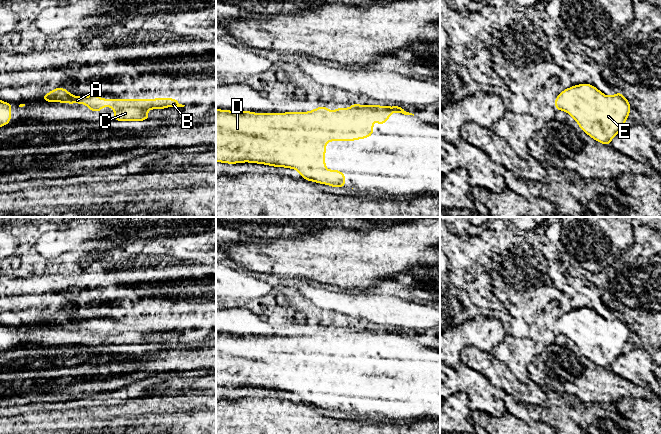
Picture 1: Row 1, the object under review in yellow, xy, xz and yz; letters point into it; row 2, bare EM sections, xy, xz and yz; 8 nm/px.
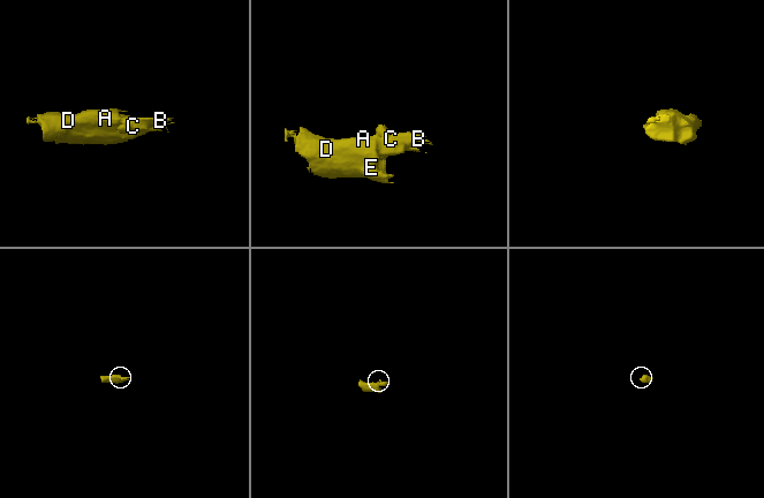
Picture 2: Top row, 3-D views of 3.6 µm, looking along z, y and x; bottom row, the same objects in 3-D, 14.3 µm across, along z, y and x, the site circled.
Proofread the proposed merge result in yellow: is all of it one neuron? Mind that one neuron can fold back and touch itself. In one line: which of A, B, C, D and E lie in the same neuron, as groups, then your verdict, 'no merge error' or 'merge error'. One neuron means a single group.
groups A B C D E; no merge error

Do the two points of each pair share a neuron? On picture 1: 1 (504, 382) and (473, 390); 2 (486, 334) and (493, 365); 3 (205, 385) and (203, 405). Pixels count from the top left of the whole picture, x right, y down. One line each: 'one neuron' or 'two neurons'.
1: two neurons
2: two neurons
3: two neurons

